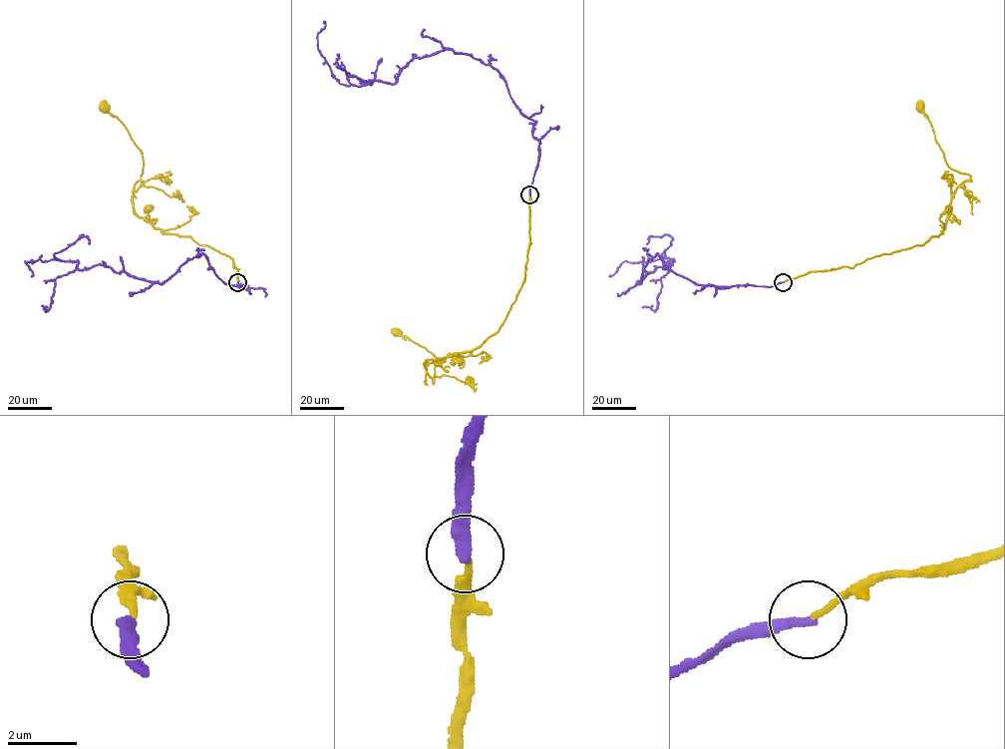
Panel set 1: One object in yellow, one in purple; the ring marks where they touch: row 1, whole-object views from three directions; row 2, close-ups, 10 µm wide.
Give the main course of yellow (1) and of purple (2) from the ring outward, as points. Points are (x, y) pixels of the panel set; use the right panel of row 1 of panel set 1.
1: (784, 282), (811, 271), (852, 267), (921, 245), (940, 233), (951, 195), (970, 177), (947, 165), (920, 107)
2: (783, 282), (696, 284), (657, 254), (640, 283), (674, 259), (623, 261), (608, 276)

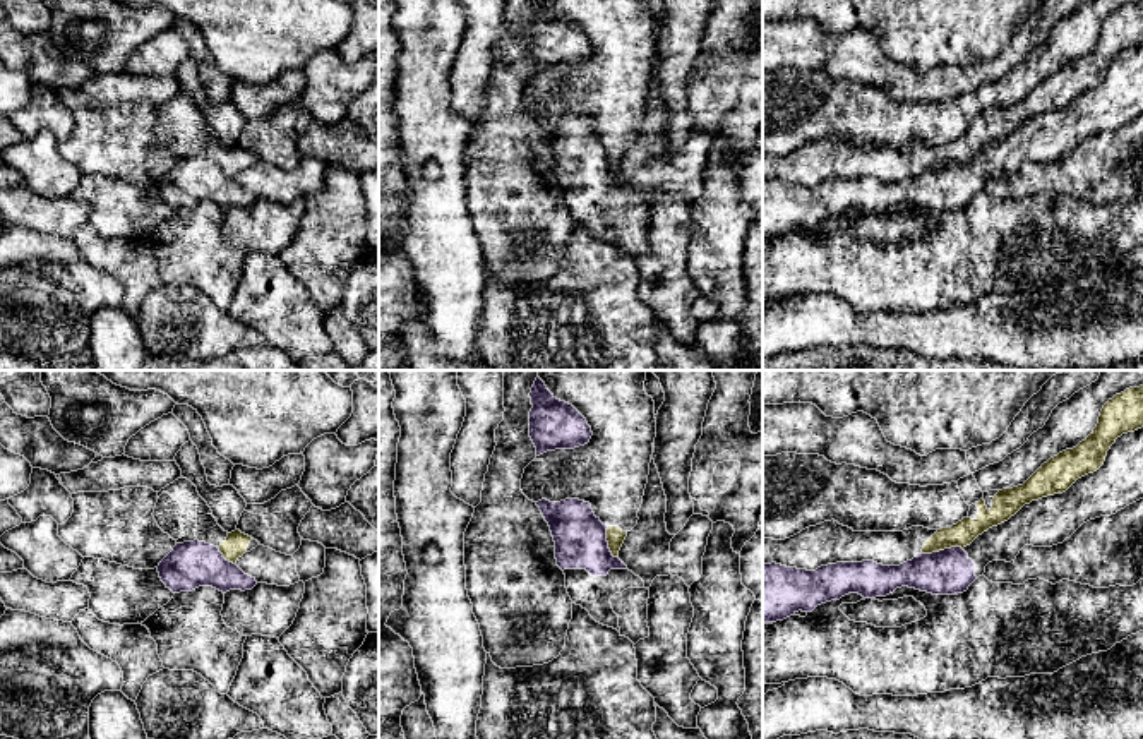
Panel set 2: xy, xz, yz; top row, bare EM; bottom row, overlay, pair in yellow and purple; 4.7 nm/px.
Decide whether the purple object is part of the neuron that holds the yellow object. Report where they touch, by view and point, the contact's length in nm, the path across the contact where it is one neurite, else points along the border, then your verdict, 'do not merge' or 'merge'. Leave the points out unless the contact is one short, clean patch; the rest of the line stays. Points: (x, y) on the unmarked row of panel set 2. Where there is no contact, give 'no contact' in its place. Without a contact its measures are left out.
contact yz (941, 165); length 200 nm; border yz (962, 163), (921, 168); do not merge

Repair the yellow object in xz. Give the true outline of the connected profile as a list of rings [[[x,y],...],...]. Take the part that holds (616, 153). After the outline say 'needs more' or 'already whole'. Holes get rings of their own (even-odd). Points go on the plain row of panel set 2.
[[[545,0],[572,21],[591,43],[588,60],[536,72],[521,94],[523,110],[538,118],[579,115],[607,141],[613,173],[637,141],[656,53],[655,17],[644,0]]]; needs more

